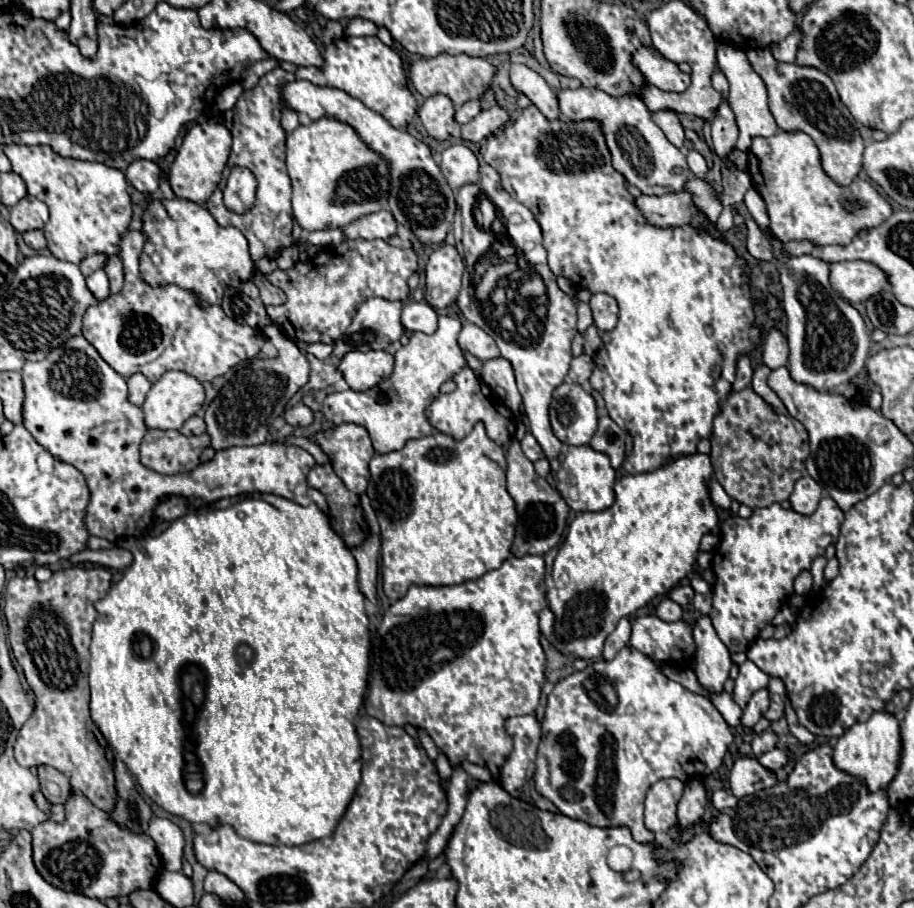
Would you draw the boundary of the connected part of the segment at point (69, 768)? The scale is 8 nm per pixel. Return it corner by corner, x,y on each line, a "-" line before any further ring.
74,565
70,569
54,571
52,577
44,583
38,583
34,577
14,577
8,581
4,591
4,615
8,621
8,641
16,661
22,665
28,685
38,697
32,717
26,721
26,725
18,733
18,741
14,745
14,757
22,767
34,769
36,765
44,763
58,769
70,779
70,785
76,791
84,793
98,809
104,809
104,811
112,811
112,805
116,805
116,787
114,787
112,755
110,755
110,761
106,757
108,743
102,737
100,729
90,719
90,711
88,711
88,701
90,701
88,647
90,647
92,623
96,621
96,611
92,603
98,597
104,597
104,593
108,593
110,589
108,581
110,581
110,575
104,567
86,569
86,567

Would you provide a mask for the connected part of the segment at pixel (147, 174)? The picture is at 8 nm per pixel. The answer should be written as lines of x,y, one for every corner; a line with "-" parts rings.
136,159
126,169
126,179
142,193
154,193
158,189
158,177
160,177
160,169
154,161

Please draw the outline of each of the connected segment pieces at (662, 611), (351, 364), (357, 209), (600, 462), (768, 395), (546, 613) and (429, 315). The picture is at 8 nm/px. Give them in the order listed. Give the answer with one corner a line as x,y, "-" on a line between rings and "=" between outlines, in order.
666,597
666,599
660,601
656,613
658,613
658,617
664,619
664,621
678,621
678,619
682,619
682,607
676,605
670,597
=
352,351
340,359
338,371
354,391
366,391
390,377
394,357
388,351
=
322,117
310,125
298,125
286,139
286,165
292,181
294,217
304,231
338,229
364,217
364,213
388,209
388,161
374,149
368,149
348,123
=
590,445
580,447
568,447
568,453
560,465
560,471
556,473
558,479
558,491
574,511
604,511
614,503
614,483
616,483
616,471
612,469
608,457
=
758,363
754,367
754,377
752,377
752,389
764,399
768,401
776,413
782,413
786,415
788,411
784,409
784,403
780,401
780,397
776,397
776,393
772,393
772,389
766,385
766,379
764,379
764,363
=
544,609
540,613
540,629
542,629
542,635
544,637
550,637
552,635
552,629
554,629
554,613
550,609
=
424,301
406,303
402,309
402,325
406,327
406,331
420,331
430,335
436,331
436,321
438,321
436,311

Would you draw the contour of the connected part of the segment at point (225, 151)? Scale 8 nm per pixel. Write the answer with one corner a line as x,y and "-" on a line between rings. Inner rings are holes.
208,119
204,123
192,125
186,131
182,147
170,167
168,181
170,181
174,195
204,205
222,179
222,171
224,171
228,155
230,155
230,145
232,145
230,131
216,119

